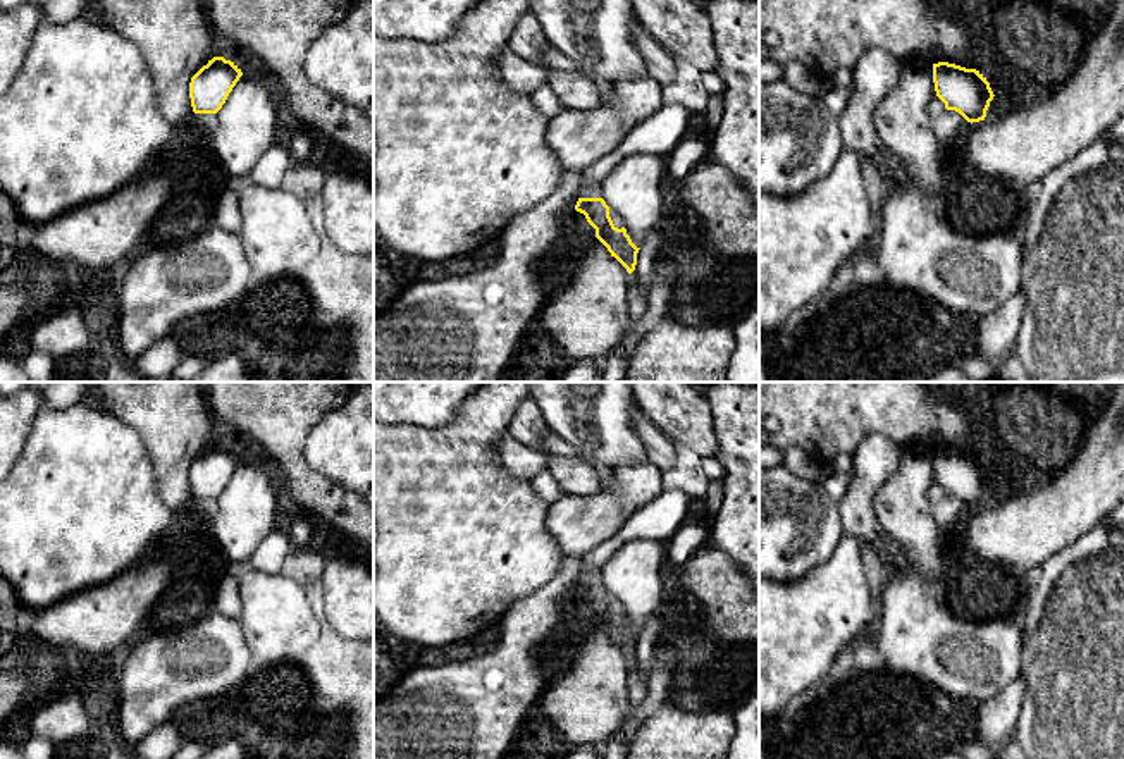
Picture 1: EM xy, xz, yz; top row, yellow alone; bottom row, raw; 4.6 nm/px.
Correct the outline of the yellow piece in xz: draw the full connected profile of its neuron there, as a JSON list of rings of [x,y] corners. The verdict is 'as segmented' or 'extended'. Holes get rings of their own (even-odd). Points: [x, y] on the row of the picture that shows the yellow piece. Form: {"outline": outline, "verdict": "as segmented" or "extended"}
{"outline": [[[578,198],[575,210],[585,215],[587,222],[596,229],[596,238],[632,274],[640,248],[632,243],[625,227],[618,229],[613,224],[606,201],[602,198]]], "verdict": "as segmented"}

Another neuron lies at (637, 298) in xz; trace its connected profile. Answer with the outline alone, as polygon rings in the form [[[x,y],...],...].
[[[635,270],[630,274],[628,310],[630,325],[627,332],[630,332],[639,324],[639,320],[645,315],[647,310],[647,293],[639,284]]]

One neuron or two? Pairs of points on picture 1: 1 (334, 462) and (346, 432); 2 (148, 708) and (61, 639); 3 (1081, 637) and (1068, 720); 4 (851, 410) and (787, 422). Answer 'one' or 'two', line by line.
1: one
2: two
3: one
4: one

